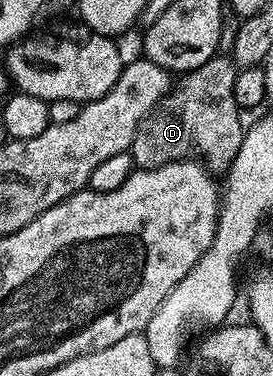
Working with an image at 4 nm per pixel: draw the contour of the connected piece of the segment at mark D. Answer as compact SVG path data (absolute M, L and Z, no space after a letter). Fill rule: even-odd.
M223 53L205 61L197 69L186 72L183 79L172 86L169 94L141 121L131 142L132 164L138 170L148 171L179 159L198 157L212 173L226 173L241 149L245 122L241 108L233 97L237 67Z

